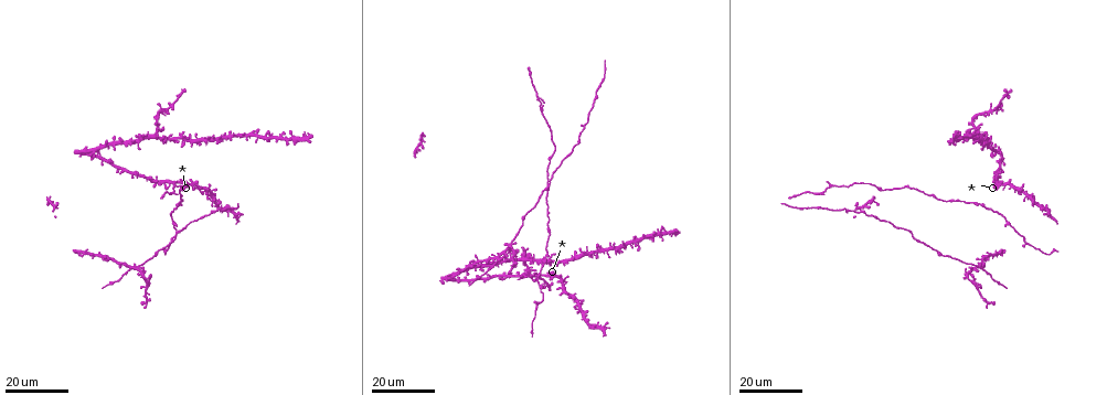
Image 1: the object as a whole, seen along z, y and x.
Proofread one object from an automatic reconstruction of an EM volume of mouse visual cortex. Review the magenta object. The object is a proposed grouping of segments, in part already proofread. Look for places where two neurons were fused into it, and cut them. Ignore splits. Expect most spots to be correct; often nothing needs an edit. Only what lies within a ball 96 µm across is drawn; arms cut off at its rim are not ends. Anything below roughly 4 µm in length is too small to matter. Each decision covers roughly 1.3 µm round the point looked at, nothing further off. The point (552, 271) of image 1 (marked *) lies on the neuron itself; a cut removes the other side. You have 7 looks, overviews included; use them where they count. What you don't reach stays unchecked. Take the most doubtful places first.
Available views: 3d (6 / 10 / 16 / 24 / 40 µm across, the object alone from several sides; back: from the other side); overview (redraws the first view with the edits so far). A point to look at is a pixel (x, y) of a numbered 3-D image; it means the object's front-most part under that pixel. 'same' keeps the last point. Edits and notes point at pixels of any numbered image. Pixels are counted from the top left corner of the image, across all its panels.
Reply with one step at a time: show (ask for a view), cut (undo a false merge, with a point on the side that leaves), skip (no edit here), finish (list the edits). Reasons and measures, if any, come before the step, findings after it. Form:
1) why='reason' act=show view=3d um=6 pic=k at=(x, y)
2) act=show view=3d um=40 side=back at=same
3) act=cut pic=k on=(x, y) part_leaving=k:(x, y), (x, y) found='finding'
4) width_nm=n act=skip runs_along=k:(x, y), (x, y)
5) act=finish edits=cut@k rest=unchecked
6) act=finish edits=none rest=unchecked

why='branch point' act=show view=3d um=16 pic=1 at=(500, 258)

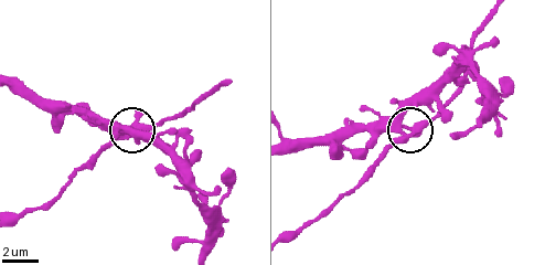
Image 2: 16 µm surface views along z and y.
why='zoom in' act=show view=3d um=6 pic=2 at=(396, 137)

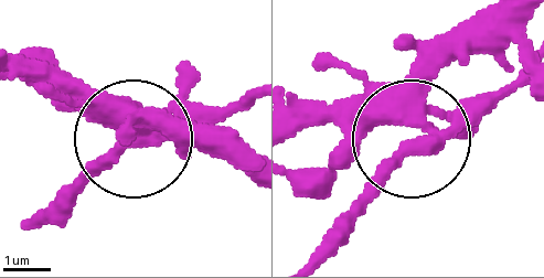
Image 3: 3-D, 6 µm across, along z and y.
arms=3 act=skip found='one neuron here'

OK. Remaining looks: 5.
act=show view=3d um=16 pic=1 at=(883, 191)

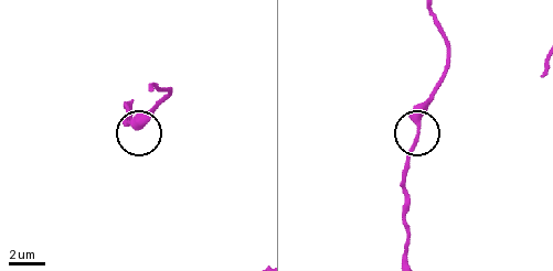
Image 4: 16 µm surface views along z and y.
act=show view=3d um=10 pic=4 at=(419, 133)

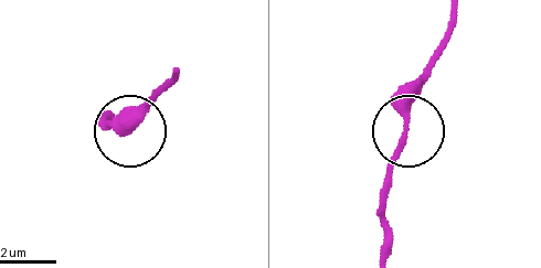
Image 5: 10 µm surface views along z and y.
act=skip runs_along=5:(385, 248), (385, 170), (405, 135), (407, 92), (418, 73) found='all the same neuron'

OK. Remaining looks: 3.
why='four or more arms meet' act=show view=3d um=16 pic=1 at=(522, 257)

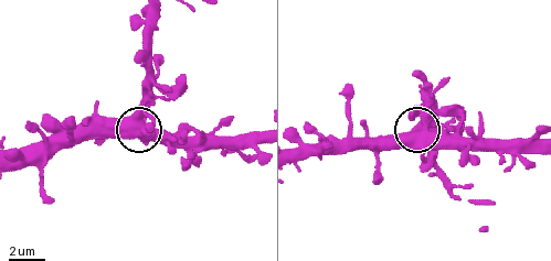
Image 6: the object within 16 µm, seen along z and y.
why='closer look' act=show view=3d um=6 pic=6 at=(143, 123)

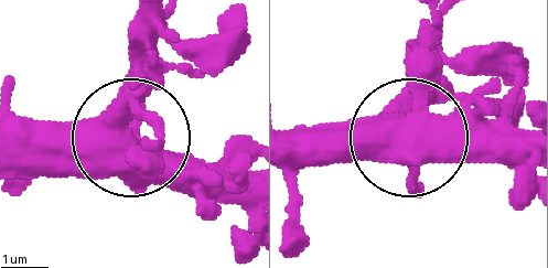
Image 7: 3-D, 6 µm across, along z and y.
arms=4 act=skip found='continuous, no second neuron'

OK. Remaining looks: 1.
act=finish edits=none rest=unchecked

